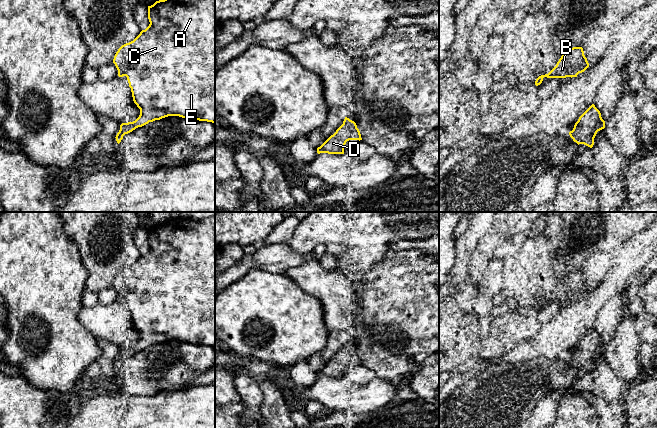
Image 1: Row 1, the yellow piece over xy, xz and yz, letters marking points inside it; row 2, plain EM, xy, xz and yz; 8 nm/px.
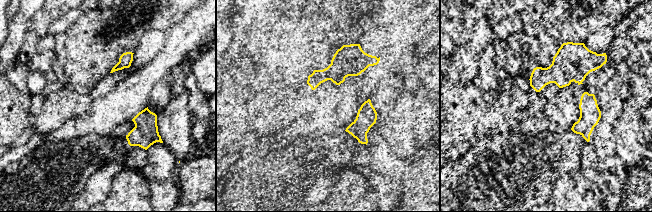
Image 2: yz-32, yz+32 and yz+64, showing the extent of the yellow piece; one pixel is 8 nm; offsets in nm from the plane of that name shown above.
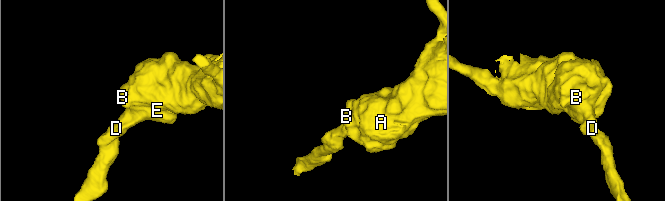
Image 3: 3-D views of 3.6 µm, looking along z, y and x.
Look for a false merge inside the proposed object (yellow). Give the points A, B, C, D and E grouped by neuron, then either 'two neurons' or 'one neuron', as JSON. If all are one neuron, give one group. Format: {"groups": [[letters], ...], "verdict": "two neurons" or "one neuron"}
{"groups": [["A", "B", "C", "D", "E"]], "verdict": "one neuron"}

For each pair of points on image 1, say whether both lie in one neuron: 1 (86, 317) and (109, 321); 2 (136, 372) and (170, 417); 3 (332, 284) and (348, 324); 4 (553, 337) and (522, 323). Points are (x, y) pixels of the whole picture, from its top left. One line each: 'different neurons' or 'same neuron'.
1: same neuron
2: different neurons
3: same neuron
4: different neurons

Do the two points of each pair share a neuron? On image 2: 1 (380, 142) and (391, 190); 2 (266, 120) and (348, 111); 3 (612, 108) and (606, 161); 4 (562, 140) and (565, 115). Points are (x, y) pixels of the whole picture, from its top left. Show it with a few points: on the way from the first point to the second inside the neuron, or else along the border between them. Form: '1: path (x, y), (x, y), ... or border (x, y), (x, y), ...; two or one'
1: border (368, 168), (390, 175), (399, 181); two
2: border (320, 101), (314, 112), (296, 118), (283, 130); two
3: path (606, 121), (604, 125), (605, 148); one
4: border (570, 128), (559, 132), (539, 132); two

